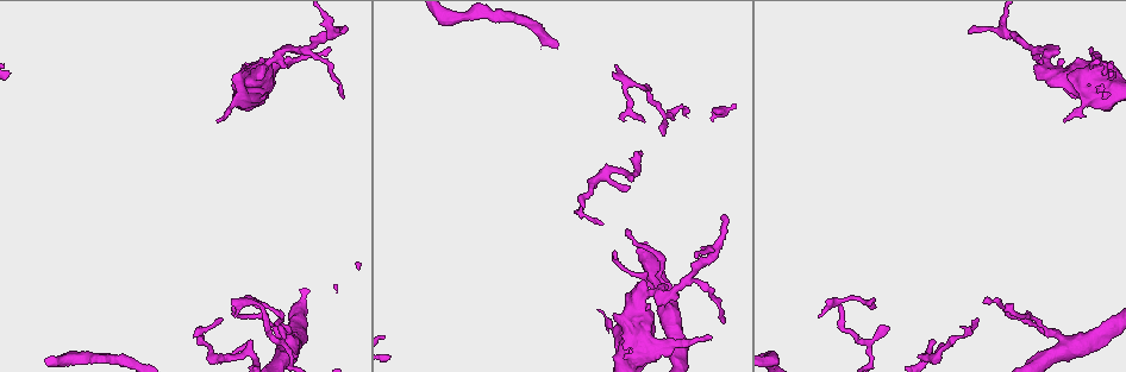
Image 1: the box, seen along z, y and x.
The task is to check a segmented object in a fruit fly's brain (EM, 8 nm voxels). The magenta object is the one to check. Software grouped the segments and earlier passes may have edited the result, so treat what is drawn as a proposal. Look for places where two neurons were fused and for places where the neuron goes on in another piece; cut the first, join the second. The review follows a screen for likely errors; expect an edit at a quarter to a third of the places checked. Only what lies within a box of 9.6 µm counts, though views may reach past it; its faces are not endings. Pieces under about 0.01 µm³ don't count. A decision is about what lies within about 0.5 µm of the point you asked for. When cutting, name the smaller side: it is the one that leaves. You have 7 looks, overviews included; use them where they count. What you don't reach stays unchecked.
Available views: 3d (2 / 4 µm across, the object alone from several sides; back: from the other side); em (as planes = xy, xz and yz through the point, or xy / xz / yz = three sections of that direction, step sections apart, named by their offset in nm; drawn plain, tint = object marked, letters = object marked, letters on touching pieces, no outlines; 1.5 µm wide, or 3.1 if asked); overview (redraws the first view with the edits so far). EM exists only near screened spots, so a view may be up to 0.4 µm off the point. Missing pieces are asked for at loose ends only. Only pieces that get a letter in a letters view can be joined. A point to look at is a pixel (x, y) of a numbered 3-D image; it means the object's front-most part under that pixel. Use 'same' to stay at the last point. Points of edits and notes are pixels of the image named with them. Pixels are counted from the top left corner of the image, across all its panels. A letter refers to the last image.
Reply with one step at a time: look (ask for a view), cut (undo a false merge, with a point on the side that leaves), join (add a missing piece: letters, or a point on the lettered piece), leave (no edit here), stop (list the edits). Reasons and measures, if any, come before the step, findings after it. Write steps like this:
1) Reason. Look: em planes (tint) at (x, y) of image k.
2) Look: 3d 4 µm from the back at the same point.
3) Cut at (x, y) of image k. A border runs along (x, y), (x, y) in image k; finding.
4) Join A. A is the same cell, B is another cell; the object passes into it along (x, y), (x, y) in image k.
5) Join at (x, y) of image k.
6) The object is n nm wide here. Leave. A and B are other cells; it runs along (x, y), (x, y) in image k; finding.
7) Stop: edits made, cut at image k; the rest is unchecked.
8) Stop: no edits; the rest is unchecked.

Tapers out. Look: em planes (letters) at (724, 215) of image 1.

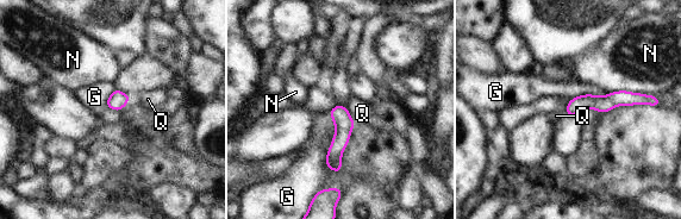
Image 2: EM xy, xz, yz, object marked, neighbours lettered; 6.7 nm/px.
The longest contact is with N, 320 nm. Leave. G, N and Q are other cells; a border runs along (345, 106), (356, 123) in image 2; none of them fits.

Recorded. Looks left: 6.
Look: em xy step 4 (letters) at (1091, 49) of image 1.

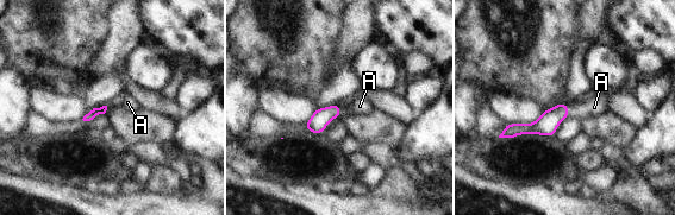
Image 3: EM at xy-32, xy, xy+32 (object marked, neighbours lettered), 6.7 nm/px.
Join A. A is the same cell; the object passes into it along (547, 125), (568, 109), (594, 107) in image 3; it goes on there.

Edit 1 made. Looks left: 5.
Tapers out. Look: em yz step 8 (tint) at (284, 329) of image 1.

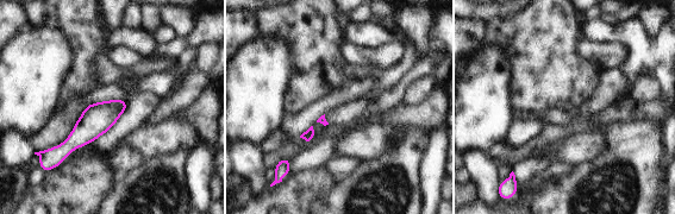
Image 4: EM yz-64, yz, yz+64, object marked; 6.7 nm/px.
Cut it another way. Look: em planes (letters) at the same point.

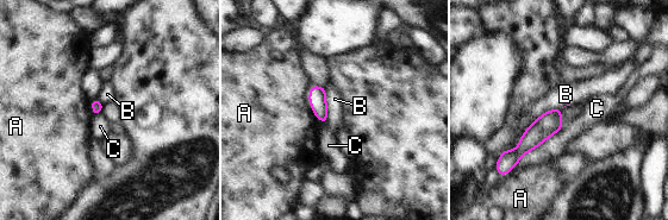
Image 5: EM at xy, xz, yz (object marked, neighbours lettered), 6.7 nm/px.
Leave. A, B and C are other cells; a border runs along (569, 104), (542, 112), (523, 132) in image 5; none of them fits.

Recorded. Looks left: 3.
Stop: edits made, join at image 3; the rest is unchecked.

